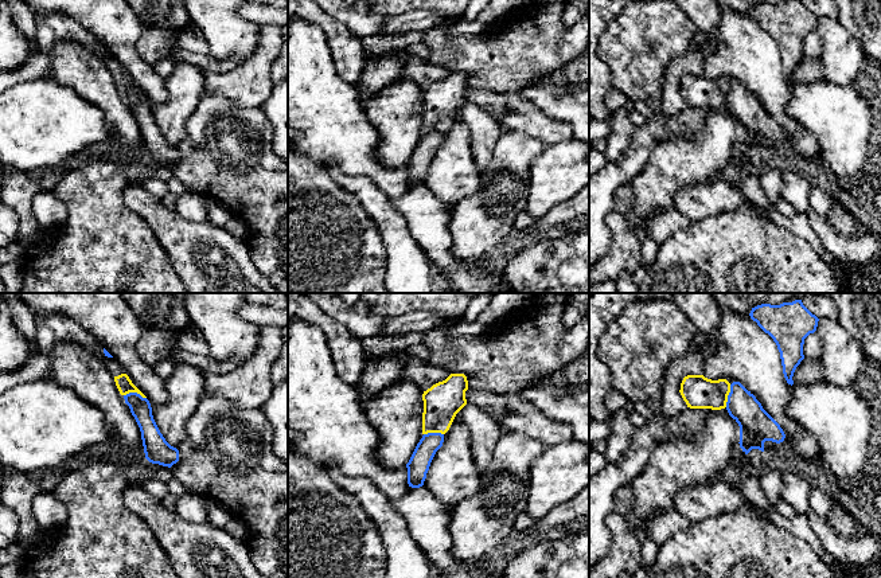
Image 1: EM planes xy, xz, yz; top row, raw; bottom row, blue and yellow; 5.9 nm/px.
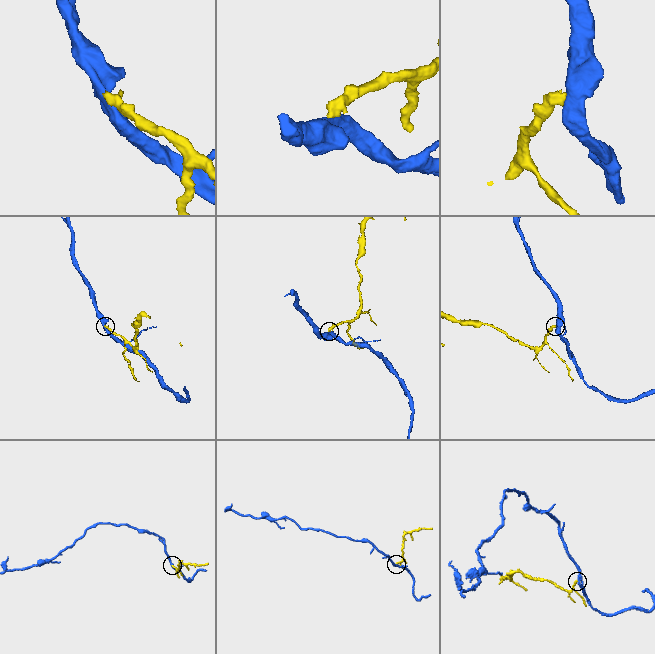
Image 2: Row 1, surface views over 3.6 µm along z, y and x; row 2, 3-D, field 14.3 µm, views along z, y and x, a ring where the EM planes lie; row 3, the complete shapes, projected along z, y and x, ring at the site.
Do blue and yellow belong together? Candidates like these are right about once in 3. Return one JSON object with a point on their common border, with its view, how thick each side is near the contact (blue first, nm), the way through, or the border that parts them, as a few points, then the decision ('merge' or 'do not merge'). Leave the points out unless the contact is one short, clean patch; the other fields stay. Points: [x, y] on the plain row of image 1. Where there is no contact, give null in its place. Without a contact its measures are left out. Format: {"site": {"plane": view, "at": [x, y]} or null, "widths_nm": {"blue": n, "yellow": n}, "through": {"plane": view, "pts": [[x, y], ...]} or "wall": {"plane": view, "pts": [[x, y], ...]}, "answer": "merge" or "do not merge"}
{"site": {"plane": "xy", "at": [135, 92]}, "widths_nm": {"blue": 130, "yellow": 90}, "wall": {"plane": "xy", "pts": [[124, 93], [139, 92], [145, 97]]}, "answer": "do not merge"}

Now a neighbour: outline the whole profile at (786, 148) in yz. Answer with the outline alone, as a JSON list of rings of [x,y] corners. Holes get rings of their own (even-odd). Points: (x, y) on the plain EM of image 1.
[[[787,136],[780,142],[776,142],[772,140],[765,140],[764,149],[773,151],[788,159],[798,159],[798,153],[794,148],[794,141],[791,138],[788,138]]]

